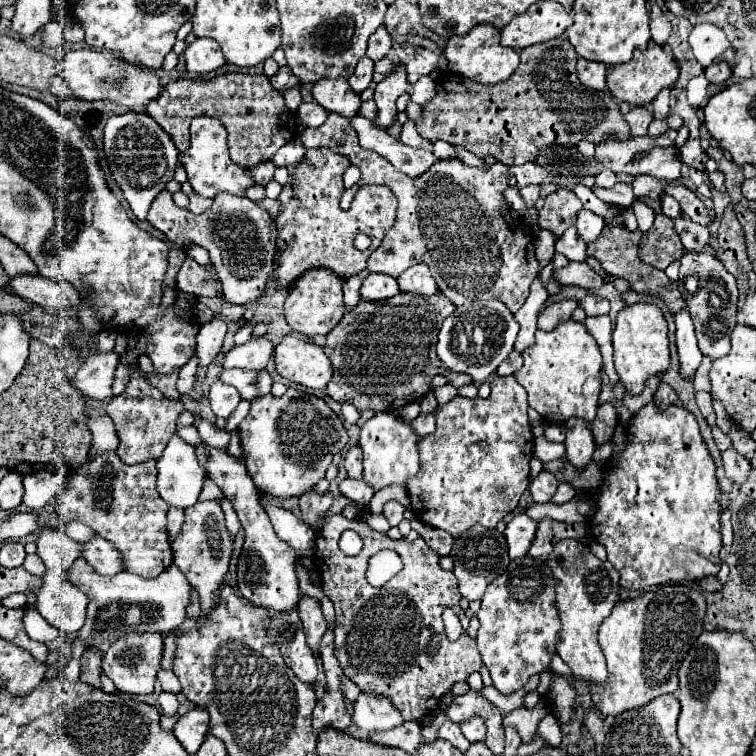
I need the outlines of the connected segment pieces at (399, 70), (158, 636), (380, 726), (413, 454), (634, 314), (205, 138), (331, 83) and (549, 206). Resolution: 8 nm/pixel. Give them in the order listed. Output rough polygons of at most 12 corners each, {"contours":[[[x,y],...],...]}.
{"contours":[[[405,65],[375,87],[379,113],[375,125],[385,129],[397,119],[395,101],[409,89]],[[127,633],[103,655],[117,691],[151,695],[163,633]],[[359,693],[353,723],[379,733],[403,723],[383,695]],[[393,413],[359,433],[363,481],[379,491],[419,473],[417,433]],[[627,305],[613,329],[615,369],[629,395],[669,369],[663,311]],[[217,117],[191,121],[191,147],[179,153],[203,197],[245,197],[251,171],[231,161]],[[321,79],[313,99],[331,113],[353,117],[361,99],[347,79]],[[561,187],[545,197],[539,227],[559,237],[583,203]]]}

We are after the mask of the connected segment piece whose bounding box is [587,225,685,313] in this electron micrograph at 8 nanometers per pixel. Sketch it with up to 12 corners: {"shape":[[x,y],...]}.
{"shape":[[605,225],[587,245],[609,275],[635,293],[685,307],[675,281],[639,259],[641,233]]}

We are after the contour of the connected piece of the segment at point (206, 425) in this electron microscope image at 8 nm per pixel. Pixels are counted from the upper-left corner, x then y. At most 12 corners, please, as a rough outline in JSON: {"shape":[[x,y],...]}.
{"shape":[[201,419],[199,437],[207,447],[227,449],[229,433],[215,419]]}

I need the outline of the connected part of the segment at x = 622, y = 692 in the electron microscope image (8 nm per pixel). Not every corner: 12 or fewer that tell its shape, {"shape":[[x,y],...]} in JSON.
{"shape":[[665,585],[599,627],[603,715],[677,691],[705,597]]}

